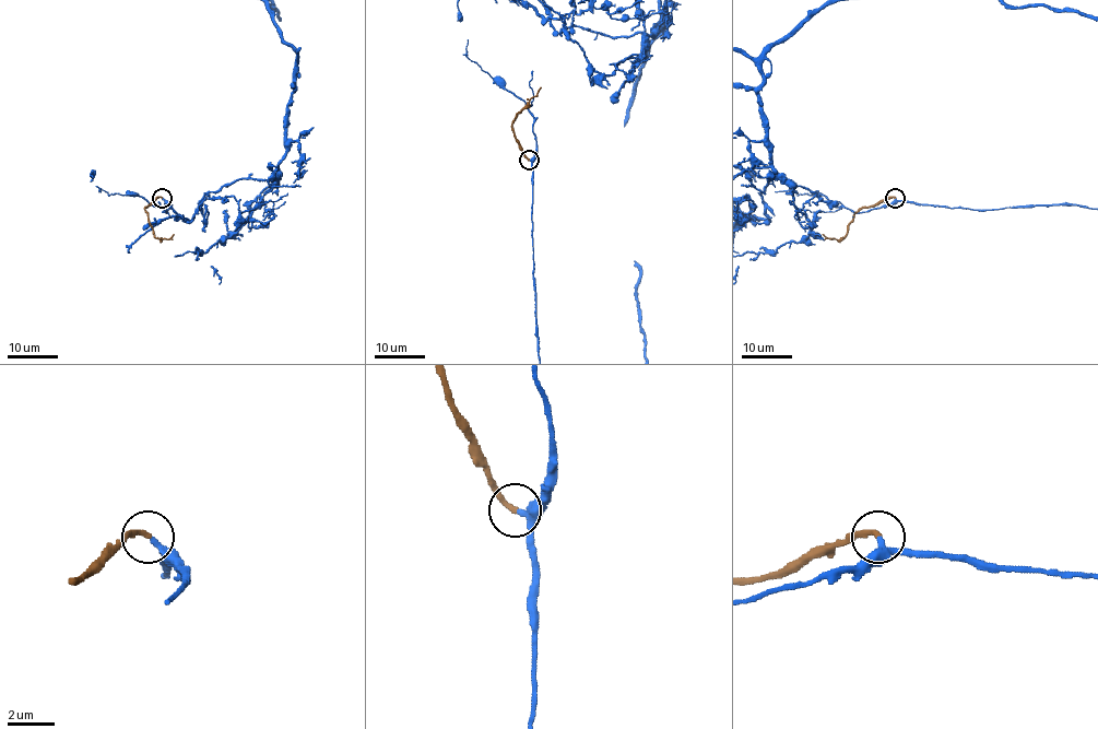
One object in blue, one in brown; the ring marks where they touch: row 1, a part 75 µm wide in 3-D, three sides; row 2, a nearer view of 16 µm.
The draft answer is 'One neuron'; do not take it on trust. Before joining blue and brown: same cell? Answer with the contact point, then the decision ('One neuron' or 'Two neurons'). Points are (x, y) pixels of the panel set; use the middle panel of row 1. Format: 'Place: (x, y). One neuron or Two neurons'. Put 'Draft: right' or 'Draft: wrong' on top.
Draft: right
Place: (529, 160). One neuron

